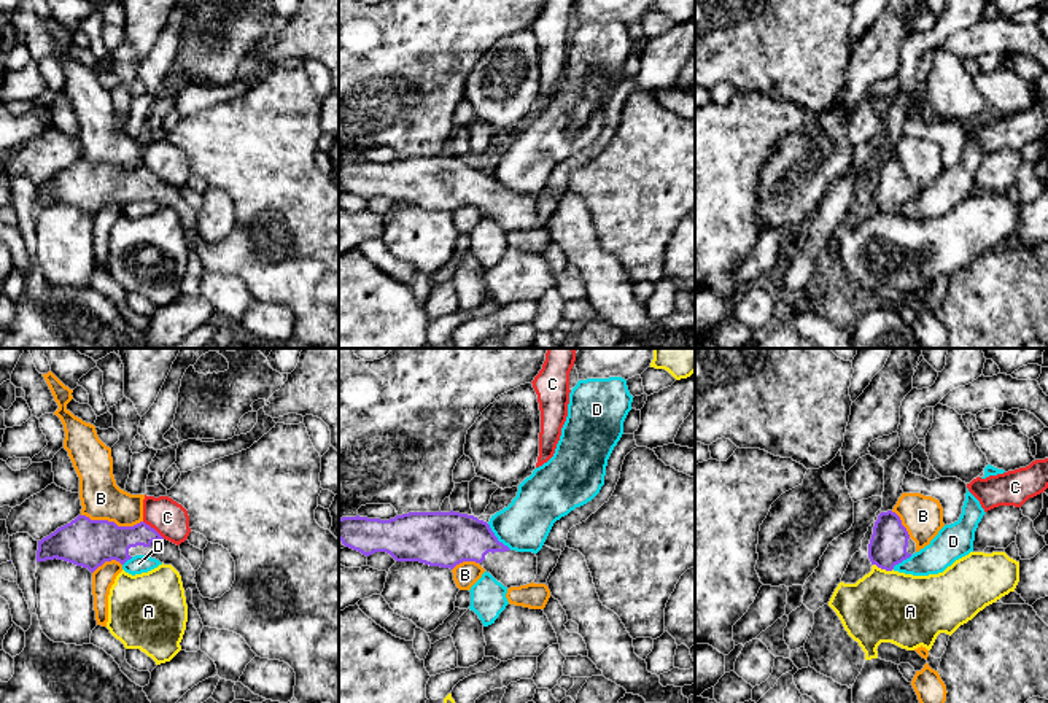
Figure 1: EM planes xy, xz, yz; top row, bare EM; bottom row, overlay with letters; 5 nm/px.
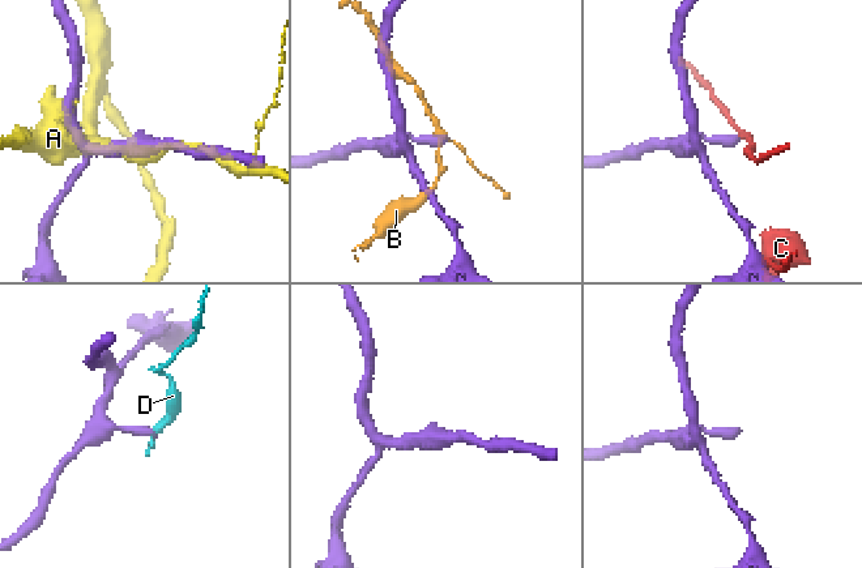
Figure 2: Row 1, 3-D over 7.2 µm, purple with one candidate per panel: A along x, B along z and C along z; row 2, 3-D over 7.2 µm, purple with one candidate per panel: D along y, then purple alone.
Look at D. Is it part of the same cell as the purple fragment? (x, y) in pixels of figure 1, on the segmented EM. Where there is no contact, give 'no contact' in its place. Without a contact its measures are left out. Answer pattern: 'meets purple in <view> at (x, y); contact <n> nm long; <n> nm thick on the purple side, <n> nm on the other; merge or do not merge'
meets purple in xz at (496, 538); contact 180 nm long; 280 nm thick on the purple side, 260 nm on the other; do not merge

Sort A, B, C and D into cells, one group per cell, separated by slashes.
A / B / C / D

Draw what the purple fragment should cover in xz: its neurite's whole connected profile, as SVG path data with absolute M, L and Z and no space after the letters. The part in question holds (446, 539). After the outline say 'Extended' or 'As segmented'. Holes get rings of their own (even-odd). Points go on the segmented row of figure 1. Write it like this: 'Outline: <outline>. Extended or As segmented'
Outline: M453 511L409 512L390 520L342 517L339 539L366 557L386 552L396 561L450 569L475 561L507 588L531 584L538 574L536 553L510 550L487 522Z. Extended

